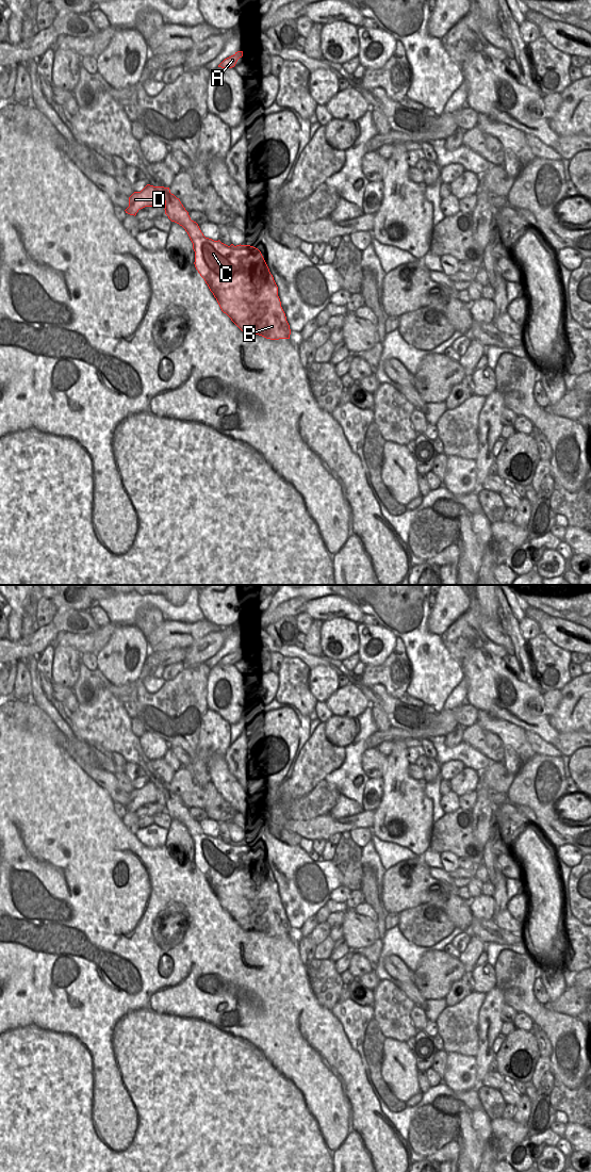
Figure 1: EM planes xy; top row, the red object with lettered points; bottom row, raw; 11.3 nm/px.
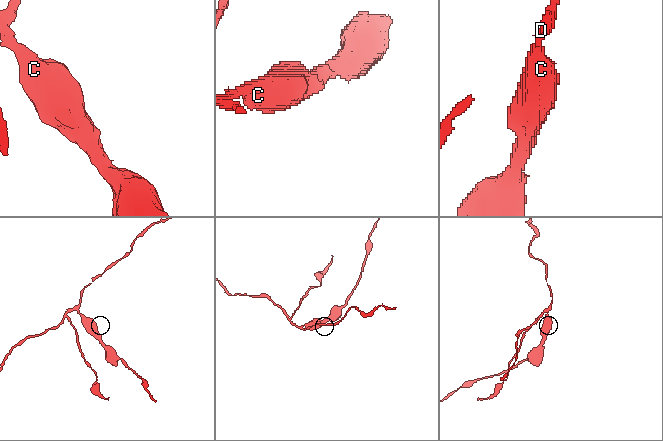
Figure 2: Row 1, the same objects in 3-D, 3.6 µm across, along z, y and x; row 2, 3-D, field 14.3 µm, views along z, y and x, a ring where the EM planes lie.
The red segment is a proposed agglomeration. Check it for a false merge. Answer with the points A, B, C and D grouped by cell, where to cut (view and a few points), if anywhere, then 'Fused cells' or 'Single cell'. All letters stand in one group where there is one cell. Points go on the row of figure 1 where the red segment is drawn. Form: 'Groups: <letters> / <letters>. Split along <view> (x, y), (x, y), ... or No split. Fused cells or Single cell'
Groups: A D / B C. Split along xy (154, 186), (159, 192). Fused cells

